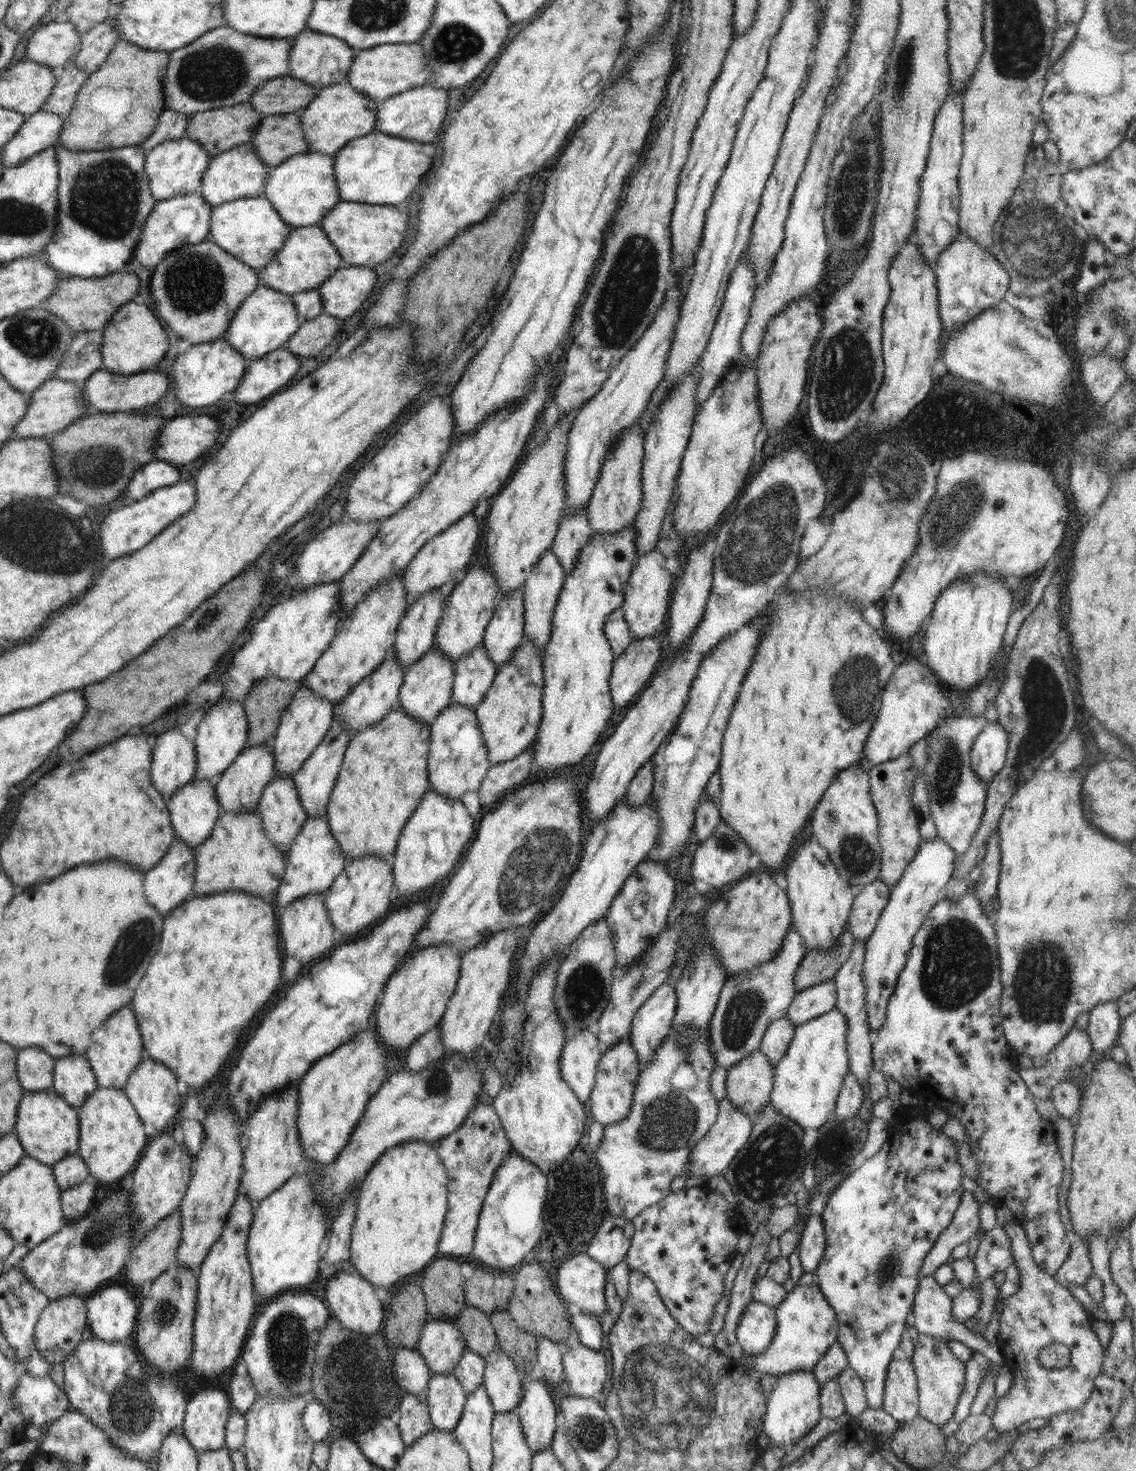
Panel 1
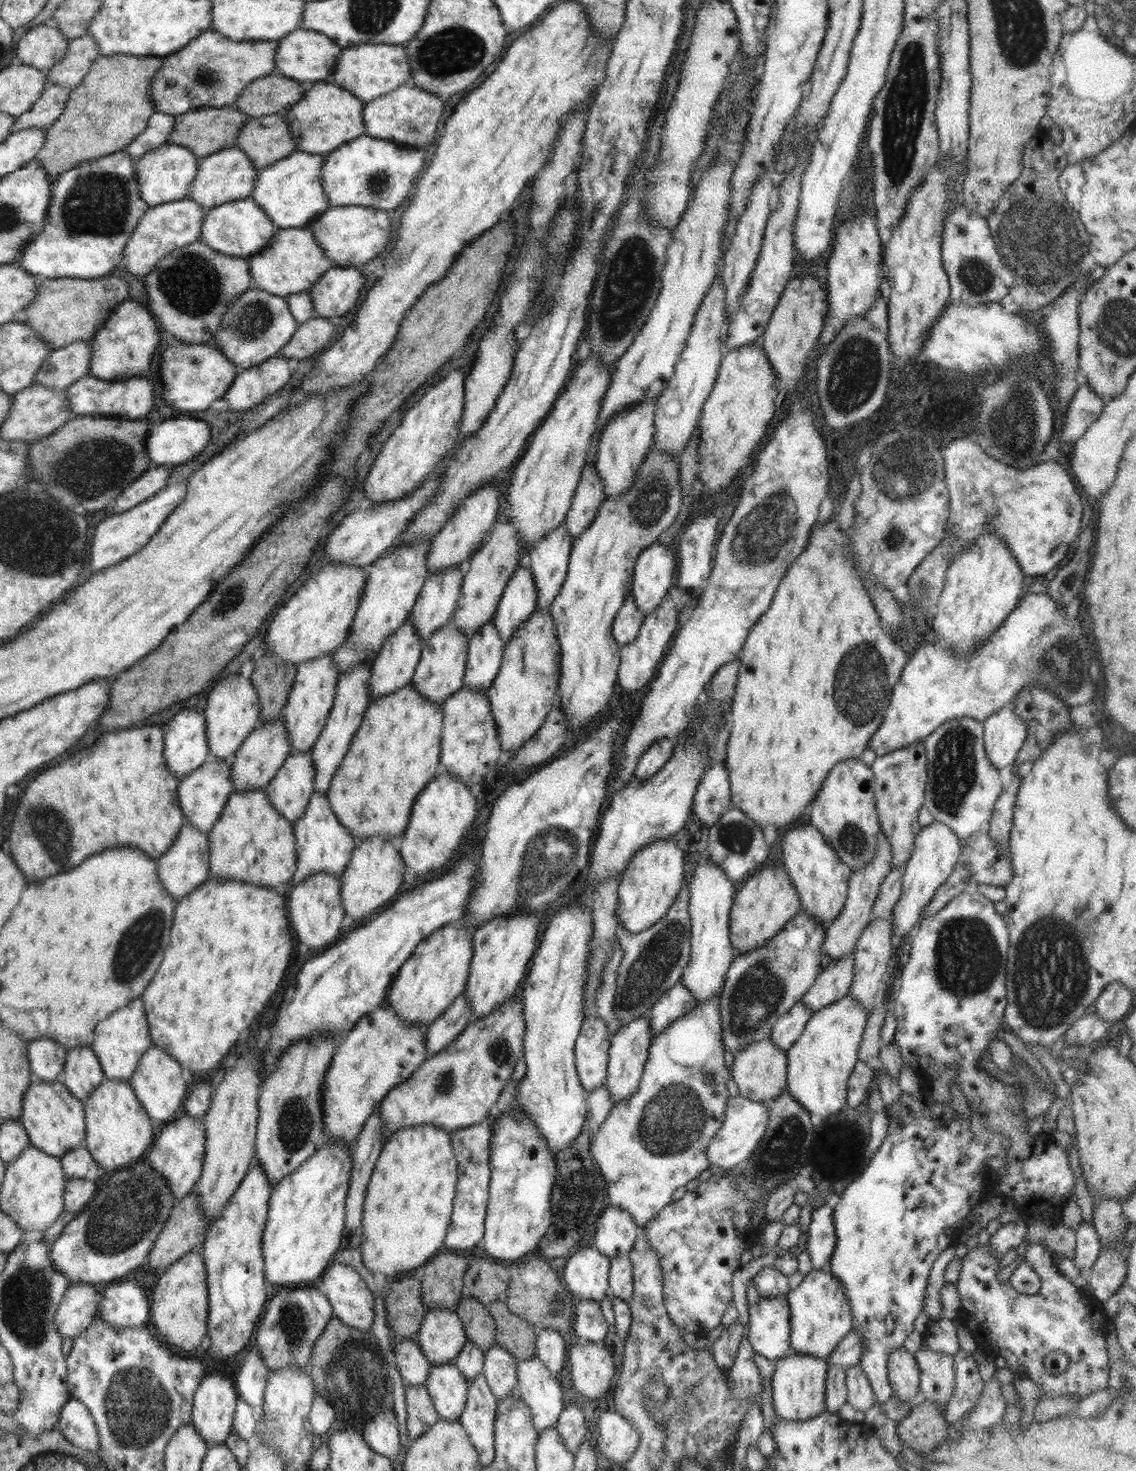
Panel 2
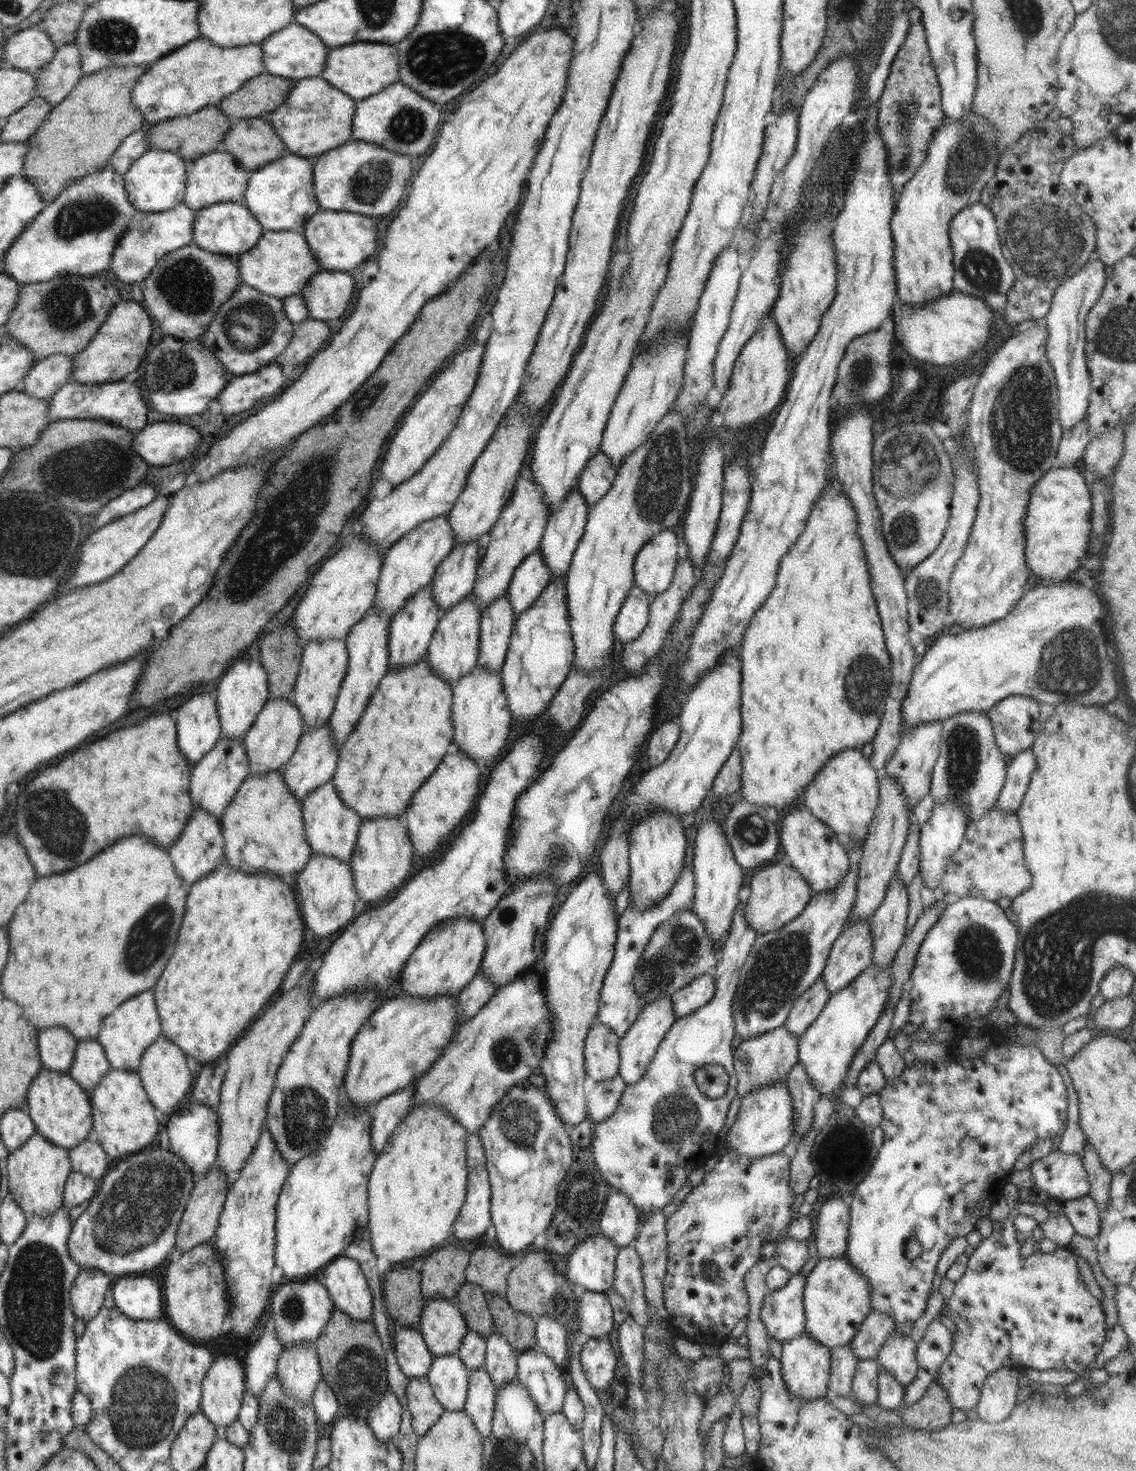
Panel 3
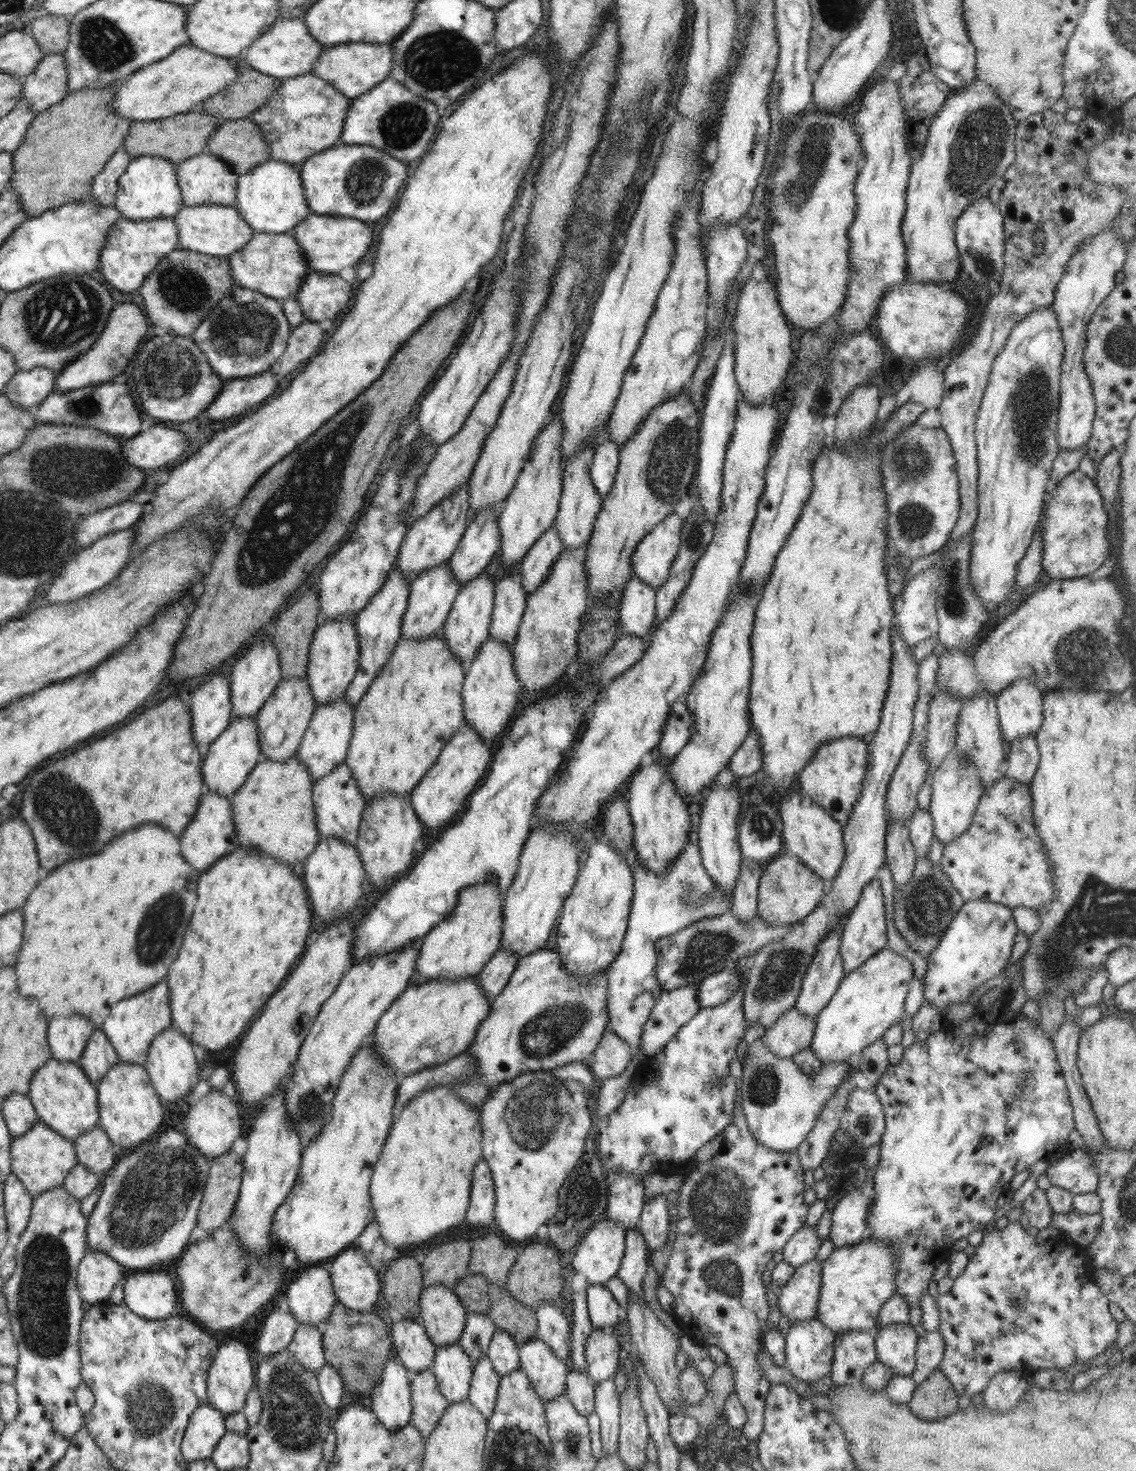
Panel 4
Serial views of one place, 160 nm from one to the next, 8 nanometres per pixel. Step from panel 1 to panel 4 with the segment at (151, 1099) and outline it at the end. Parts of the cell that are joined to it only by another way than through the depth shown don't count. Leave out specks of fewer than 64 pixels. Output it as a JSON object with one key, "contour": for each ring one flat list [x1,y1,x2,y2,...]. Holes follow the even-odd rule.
{"contour":[[169,1027,159,1032,152,1040,146,1062,143,1067,148,1071,150,1082,164,1102,174,1102,176,1098,186,1096,200,1080,198,1061,194,1055,193,1043,190,1042,177,1028]]}

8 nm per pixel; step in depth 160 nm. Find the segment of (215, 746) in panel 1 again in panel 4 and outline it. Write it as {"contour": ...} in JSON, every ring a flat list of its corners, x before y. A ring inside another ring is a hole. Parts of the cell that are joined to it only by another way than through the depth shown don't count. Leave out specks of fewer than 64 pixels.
{"contour":[[271,635,260,640,259,644,254,643,241,659,237,660,230,672,229,681,231,688,231,713,234,717,256,716,268,697,274,692,278,683,283,679,280,670,279,654]]}

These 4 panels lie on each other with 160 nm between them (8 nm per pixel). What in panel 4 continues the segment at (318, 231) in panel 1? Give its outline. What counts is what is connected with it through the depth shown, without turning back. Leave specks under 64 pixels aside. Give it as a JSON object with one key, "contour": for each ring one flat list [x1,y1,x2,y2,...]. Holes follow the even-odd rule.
{"contour":[[255,232,246,246,227,256,236,284,276,301,295,297,310,271,309,264,296,242,297,240,287,233]]}

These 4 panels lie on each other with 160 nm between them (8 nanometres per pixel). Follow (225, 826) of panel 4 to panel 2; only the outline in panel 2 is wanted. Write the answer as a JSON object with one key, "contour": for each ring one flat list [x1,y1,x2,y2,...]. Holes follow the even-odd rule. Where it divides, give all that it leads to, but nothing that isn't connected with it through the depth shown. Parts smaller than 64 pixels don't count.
{"contour":[[184,822,170,849,162,856,157,857,156,861,158,880,171,894,171,897,179,901,182,897,190,894,198,885,204,883,210,876,208,832,200,832,195,826]]}

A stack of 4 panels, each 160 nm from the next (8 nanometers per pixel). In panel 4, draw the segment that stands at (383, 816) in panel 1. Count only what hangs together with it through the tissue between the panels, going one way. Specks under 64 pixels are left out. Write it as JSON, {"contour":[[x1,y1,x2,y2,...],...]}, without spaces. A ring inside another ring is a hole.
{"contour":[[441,632,426,640,401,638,397,642,388,662,354,709,353,731,344,763,366,800,378,799,386,793,406,796,420,783,440,756,442,747,465,724,461,695,464,677,463,665,447,647]]}

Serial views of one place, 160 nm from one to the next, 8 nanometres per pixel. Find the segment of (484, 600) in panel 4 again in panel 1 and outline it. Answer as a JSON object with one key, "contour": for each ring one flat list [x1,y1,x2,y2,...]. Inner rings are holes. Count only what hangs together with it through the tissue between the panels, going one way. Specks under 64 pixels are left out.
{"contour":[[434,645,422,658,405,668,405,679,399,690,398,705,418,722,434,722,442,710,452,703,453,666,454,662,443,656,443,652]]}

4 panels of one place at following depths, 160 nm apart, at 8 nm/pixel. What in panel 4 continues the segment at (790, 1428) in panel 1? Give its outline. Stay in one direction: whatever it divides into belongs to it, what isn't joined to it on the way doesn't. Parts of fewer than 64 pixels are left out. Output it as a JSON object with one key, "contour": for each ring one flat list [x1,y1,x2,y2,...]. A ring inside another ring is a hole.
{"contour":[[818,1319,792,1324,785,1336,785,1369,795,1378,814,1382,831,1372,835,1335]]}

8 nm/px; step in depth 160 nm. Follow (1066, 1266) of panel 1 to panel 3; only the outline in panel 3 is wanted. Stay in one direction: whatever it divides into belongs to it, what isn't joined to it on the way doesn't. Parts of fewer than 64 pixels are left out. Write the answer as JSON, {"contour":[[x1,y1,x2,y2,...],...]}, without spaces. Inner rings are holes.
{"contour":[[1089,1194,1072,1200,1058,1201,1058,1212,1068,1217,1076,1234,1097,1239,1102,1218,1100,1209]]}

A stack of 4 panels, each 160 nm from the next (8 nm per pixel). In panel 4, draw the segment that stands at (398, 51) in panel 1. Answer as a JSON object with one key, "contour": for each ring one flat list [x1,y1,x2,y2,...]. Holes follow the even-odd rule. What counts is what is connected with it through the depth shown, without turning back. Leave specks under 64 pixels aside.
{"contour":[[342,43,333,47,323,47,312,74,323,78,348,100,372,90,382,80,389,77,392,68,392,49,389,44]]}

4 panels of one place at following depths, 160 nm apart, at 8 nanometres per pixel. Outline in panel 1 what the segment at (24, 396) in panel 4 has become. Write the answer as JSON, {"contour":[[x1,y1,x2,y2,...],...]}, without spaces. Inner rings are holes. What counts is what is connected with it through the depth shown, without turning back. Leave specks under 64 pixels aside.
{"contour":[[80,331,75,333,70,348,64,353,54,377,84,386,93,372,102,368,102,331]]}

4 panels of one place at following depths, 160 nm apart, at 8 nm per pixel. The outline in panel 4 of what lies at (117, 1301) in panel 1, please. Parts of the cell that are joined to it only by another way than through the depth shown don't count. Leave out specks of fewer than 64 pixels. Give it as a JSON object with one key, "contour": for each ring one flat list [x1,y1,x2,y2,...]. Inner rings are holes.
{"contour":[[140,1271,124,1281,124,1304,144,1319,159,1320,181,1312,178,1290,166,1272]]}

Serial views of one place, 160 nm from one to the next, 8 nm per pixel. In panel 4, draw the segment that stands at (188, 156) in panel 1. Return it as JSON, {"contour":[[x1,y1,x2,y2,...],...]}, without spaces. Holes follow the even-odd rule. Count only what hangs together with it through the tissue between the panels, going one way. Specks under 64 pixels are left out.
{"contour":[[137,156,131,159,126,172,118,179,114,206,128,220,167,219,176,216,184,206,176,164,161,156]]}

